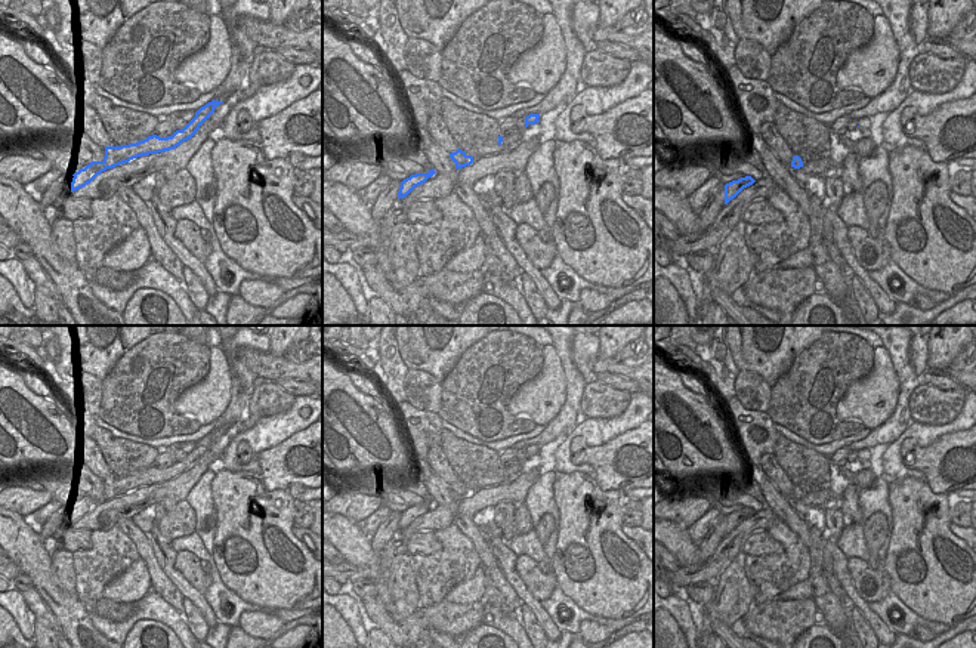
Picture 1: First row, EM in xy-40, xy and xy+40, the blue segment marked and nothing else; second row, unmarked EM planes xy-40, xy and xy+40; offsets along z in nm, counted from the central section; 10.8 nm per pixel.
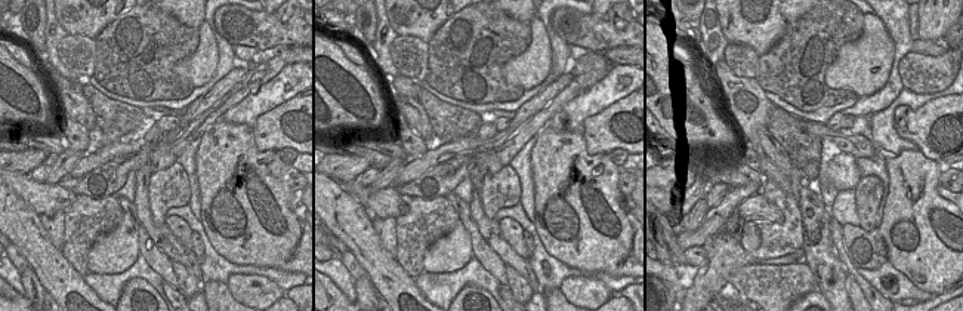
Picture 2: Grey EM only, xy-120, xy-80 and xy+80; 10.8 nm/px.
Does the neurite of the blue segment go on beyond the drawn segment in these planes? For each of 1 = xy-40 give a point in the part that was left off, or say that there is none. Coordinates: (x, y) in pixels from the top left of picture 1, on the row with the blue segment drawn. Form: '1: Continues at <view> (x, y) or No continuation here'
1: No continuation here.

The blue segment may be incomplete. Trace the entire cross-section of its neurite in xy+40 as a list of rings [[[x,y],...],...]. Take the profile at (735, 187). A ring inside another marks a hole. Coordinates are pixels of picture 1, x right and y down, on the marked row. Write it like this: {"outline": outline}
{"outline": [[[751,176],[732,180],[725,185],[725,204],[735,198],[744,188],[753,185],[756,180]]]}

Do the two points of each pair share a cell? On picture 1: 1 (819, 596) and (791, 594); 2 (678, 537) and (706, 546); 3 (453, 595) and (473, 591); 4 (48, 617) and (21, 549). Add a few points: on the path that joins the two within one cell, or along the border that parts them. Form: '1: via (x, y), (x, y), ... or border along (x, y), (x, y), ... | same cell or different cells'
1: border along (809, 577), (814, 596) | different cells
2: border along (697, 546), (700, 562) | different cells
3: via (457, 595), (469, 591) | same cell
4: border along (33, 589), (59, 623) | different cells

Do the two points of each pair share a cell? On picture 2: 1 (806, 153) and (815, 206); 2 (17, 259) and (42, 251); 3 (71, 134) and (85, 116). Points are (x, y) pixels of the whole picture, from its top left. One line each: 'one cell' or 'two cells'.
1: two cells
2: two cells
3: two cells

